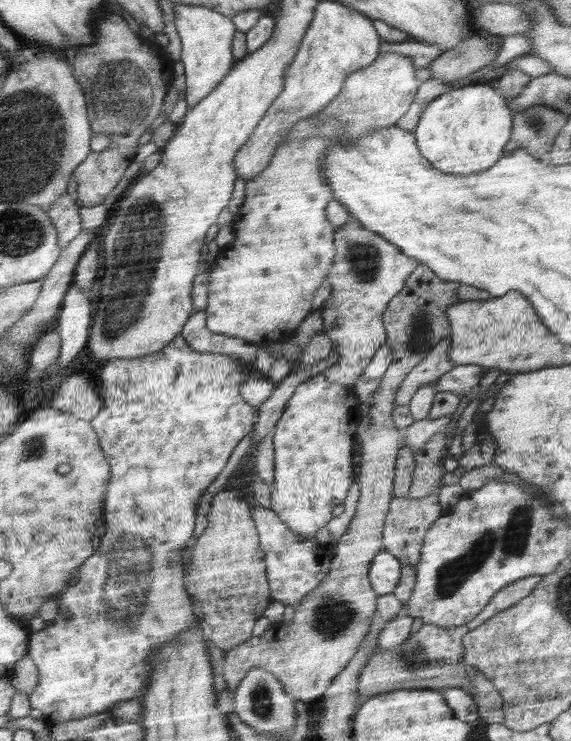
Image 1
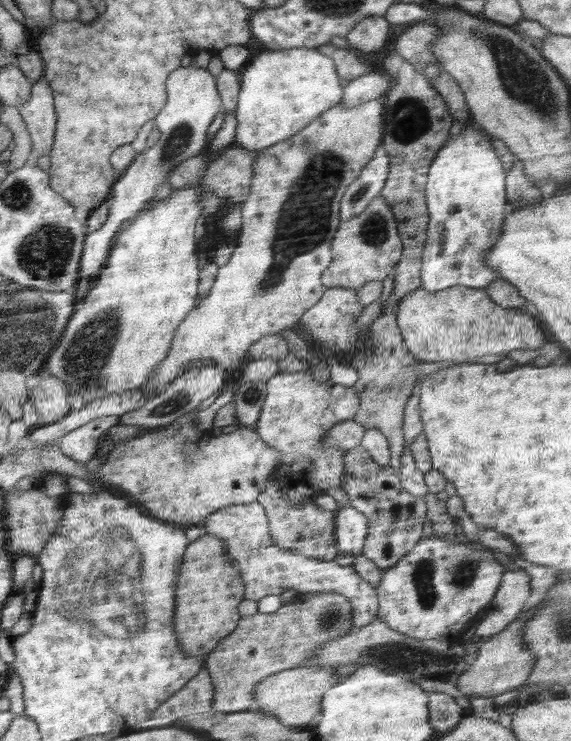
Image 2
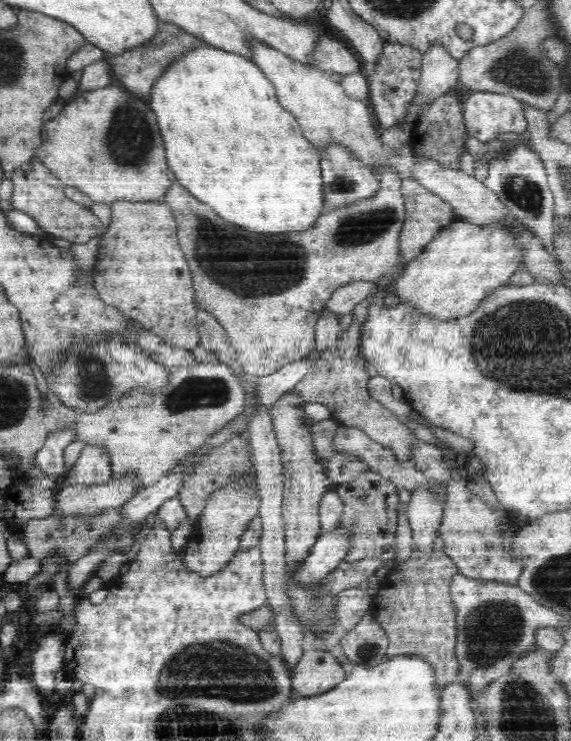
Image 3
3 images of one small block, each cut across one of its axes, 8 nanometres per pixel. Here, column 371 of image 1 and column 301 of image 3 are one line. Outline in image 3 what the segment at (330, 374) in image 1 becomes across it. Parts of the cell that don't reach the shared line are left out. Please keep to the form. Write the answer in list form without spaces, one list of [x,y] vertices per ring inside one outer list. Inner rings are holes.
[[[385,169],[384,172],[378,175],[378,179],[380,179],[380,190],[378,190],[374,196],[364,198],[364,200],[357,200],[354,204],[344,206],[344,208],[334,209],[327,213],[324,212],[309,229],[303,231],[282,231],[276,236],[274,236],[274,234],[258,234],[256,231],[248,230],[242,226],[227,222],[224,218],[221,218],[216,211],[212,210],[210,206],[191,196],[191,194],[175,180],[172,174],[170,177],[172,177],[172,186],[170,186],[170,189],[166,192],[165,201],[171,208],[173,218],[177,223],[177,239],[181,249],[184,251],[191,272],[196,308],[201,306],[202,309],[210,311],[210,313],[218,319],[218,322],[227,332],[231,348],[233,348],[234,354],[238,358],[241,370],[244,370],[245,374],[253,379],[274,374],[274,372],[278,372],[278,370],[282,369],[282,366],[290,365],[292,362],[302,361],[302,358],[307,358],[314,352],[315,324],[322,310],[325,309],[326,302],[330,300],[330,296],[332,296],[334,292],[337,292],[340,286],[345,286],[346,284],[350,284],[350,282],[358,282],[359,280],[378,283],[378,280],[381,280],[383,277],[389,277],[390,274],[394,275],[394,278],[397,278],[404,271],[405,262],[402,262],[400,234],[406,218],[405,200],[401,193],[402,178],[397,176],[395,170]]]

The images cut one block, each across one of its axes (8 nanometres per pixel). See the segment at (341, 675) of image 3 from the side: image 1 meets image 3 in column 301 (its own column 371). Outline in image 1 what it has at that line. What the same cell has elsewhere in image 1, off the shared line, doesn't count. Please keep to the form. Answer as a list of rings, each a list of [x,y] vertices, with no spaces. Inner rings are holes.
[[[397,650],[381,652],[372,654],[366,662],[366,666],[362,666],[360,676],[358,676],[358,701],[356,708],[360,708],[370,698],[384,692],[392,692],[392,690],[402,689],[439,689],[450,687],[461,687],[469,696],[472,696],[474,703],[478,705],[478,712],[480,719],[486,718],[489,724],[502,723],[504,720],[504,697],[495,684],[482,674],[476,666],[470,666],[467,663],[461,666],[454,666],[454,664],[444,664],[444,662],[430,662],[424,666],[414,666],[412,662],[408,662],[404,656],[397,653]]]

